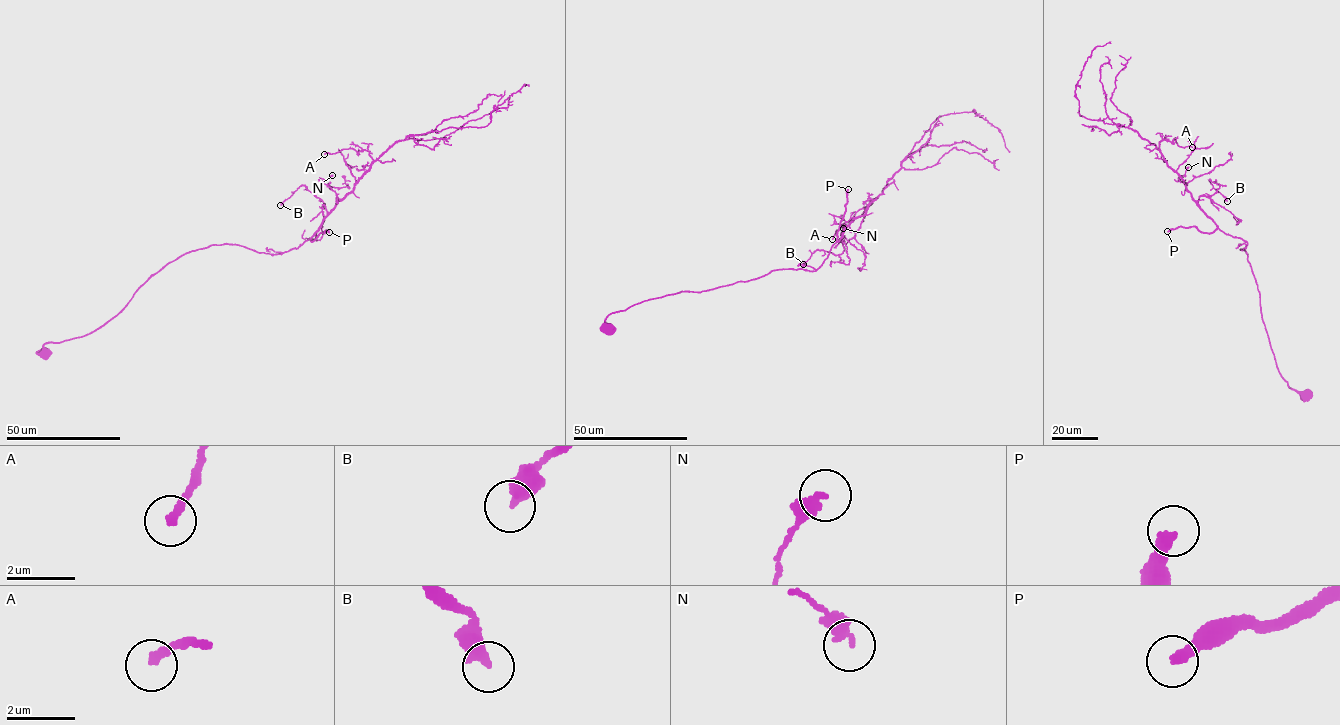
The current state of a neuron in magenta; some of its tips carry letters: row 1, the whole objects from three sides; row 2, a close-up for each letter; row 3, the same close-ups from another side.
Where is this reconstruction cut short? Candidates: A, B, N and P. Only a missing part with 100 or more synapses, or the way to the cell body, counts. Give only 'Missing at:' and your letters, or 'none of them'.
Missing at: P

